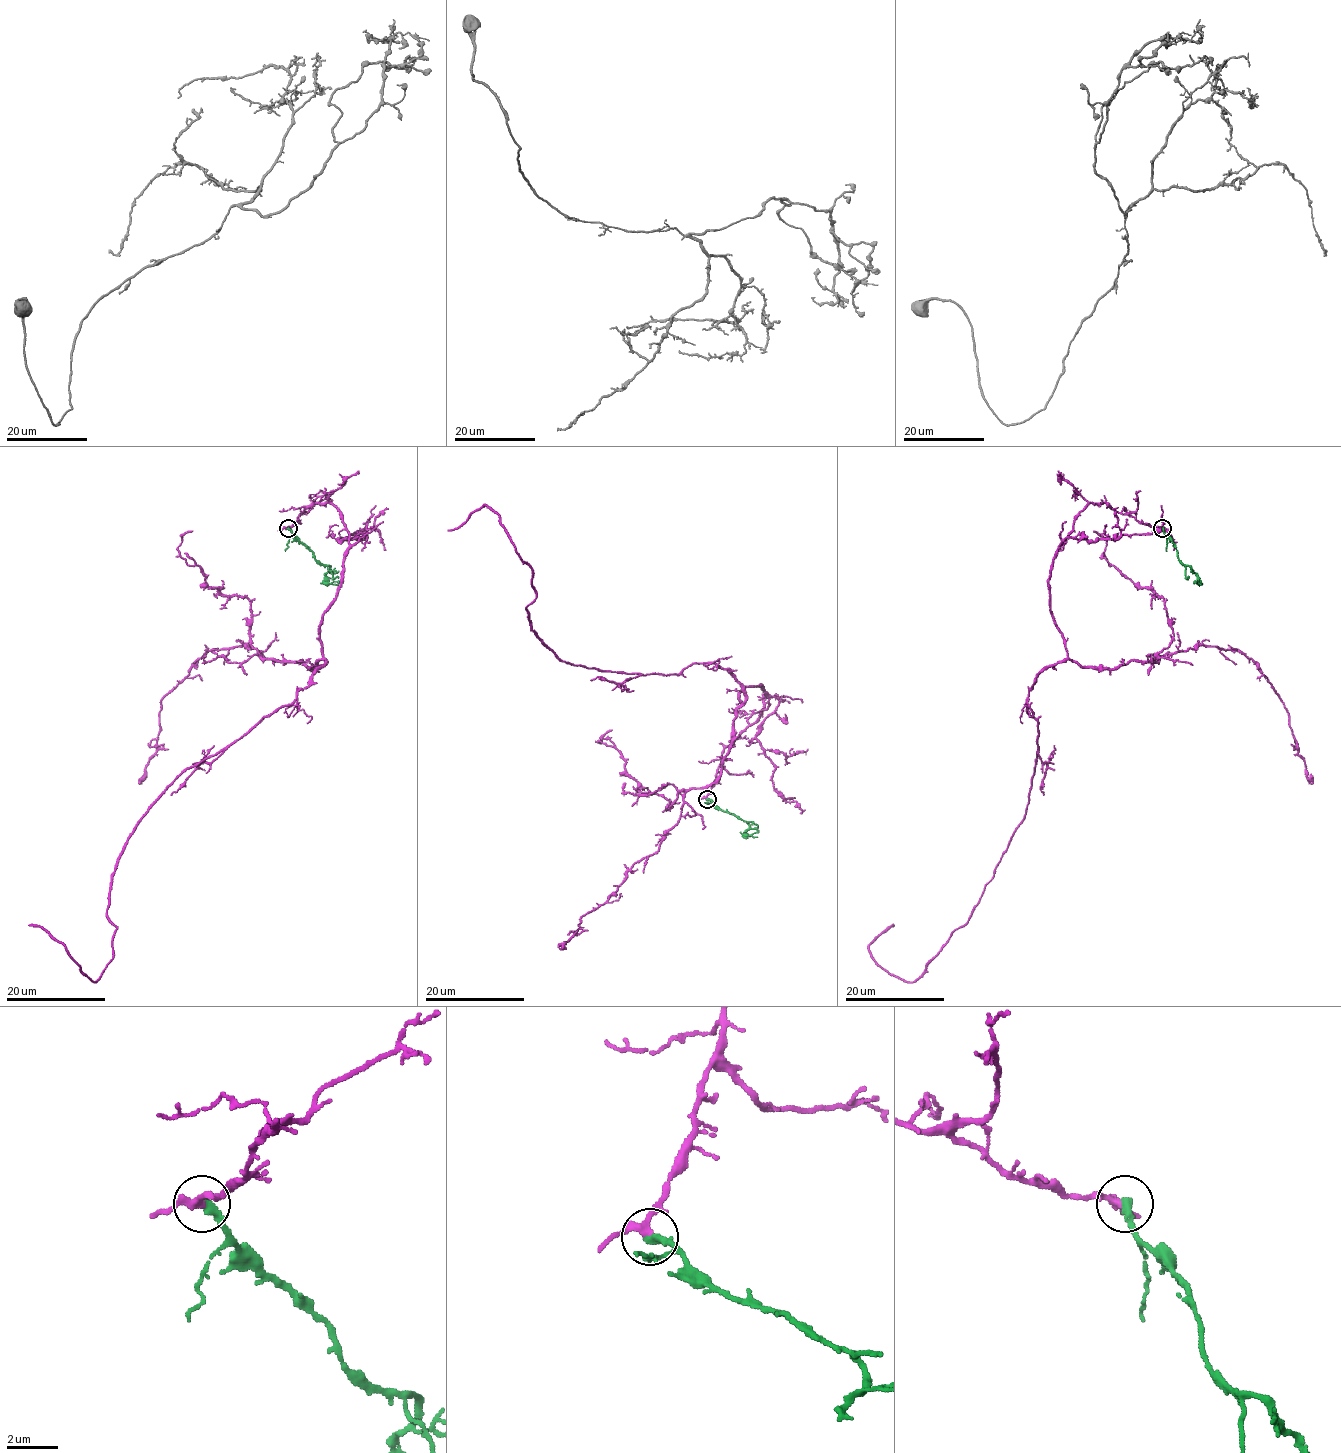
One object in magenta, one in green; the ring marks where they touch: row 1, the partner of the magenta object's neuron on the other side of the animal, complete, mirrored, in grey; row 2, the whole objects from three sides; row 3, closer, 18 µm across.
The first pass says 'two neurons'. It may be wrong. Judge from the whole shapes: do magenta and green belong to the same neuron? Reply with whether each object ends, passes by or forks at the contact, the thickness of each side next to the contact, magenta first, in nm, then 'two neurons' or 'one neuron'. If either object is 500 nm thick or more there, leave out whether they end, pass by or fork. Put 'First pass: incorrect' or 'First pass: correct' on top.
First pass: incorrect
magenta passes by; green ends there; 260 nm thick on the magenta side, 380 nm on the other; one neuron

